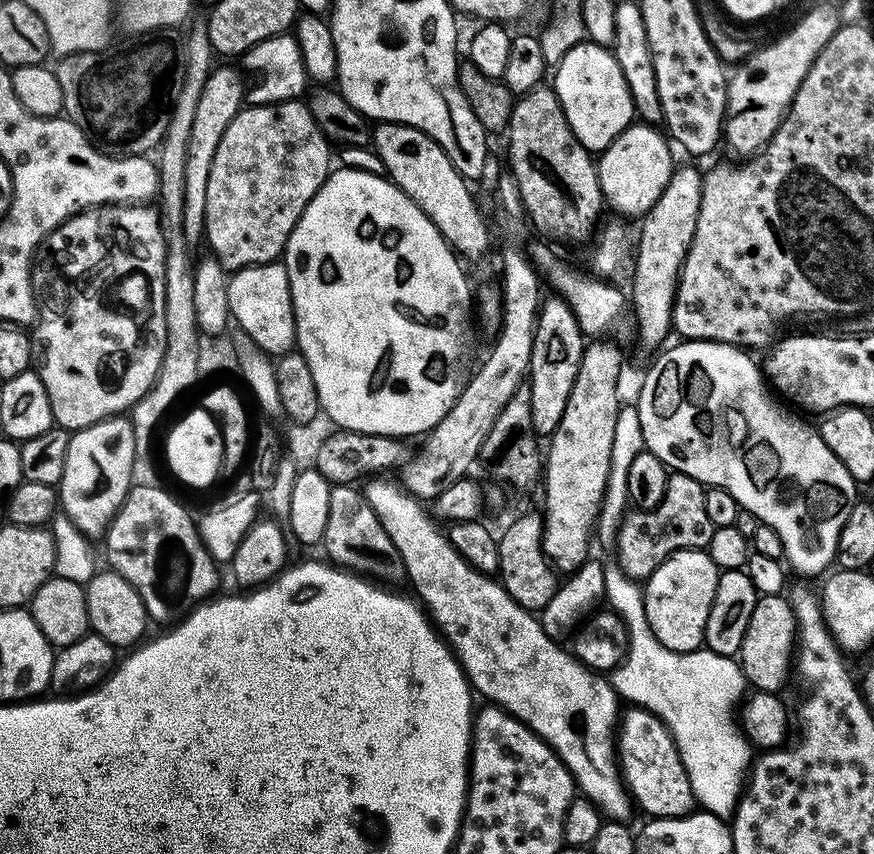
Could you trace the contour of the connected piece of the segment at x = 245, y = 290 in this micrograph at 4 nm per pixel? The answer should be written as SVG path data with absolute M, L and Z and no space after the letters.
M283 263L235 269L228 278L228 293L235 327L246 333L269 357L285 356L297 347L296 315L290 294L290 278Z

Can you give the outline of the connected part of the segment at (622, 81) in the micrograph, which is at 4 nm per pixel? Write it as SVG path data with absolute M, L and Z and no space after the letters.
M581 42L555 65L554 76L555 72L556 97L566 114L566 122L570 122L570 130L574 130L574 138L582 142L587 152L604 152L634 120L631 92L614 52L603 44Z

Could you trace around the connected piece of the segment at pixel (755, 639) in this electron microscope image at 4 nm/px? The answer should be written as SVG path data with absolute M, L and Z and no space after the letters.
M784 594L760 596L754 606L754 614L750 614L750 623L746 626L746 638L742 638L738 657L745 681L755 691L779 693L780 687L787 682L788 675L793 675L797 643L798 633L791 599Z

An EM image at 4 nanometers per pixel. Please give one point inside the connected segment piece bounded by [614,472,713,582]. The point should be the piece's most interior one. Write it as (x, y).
(645, 538)

